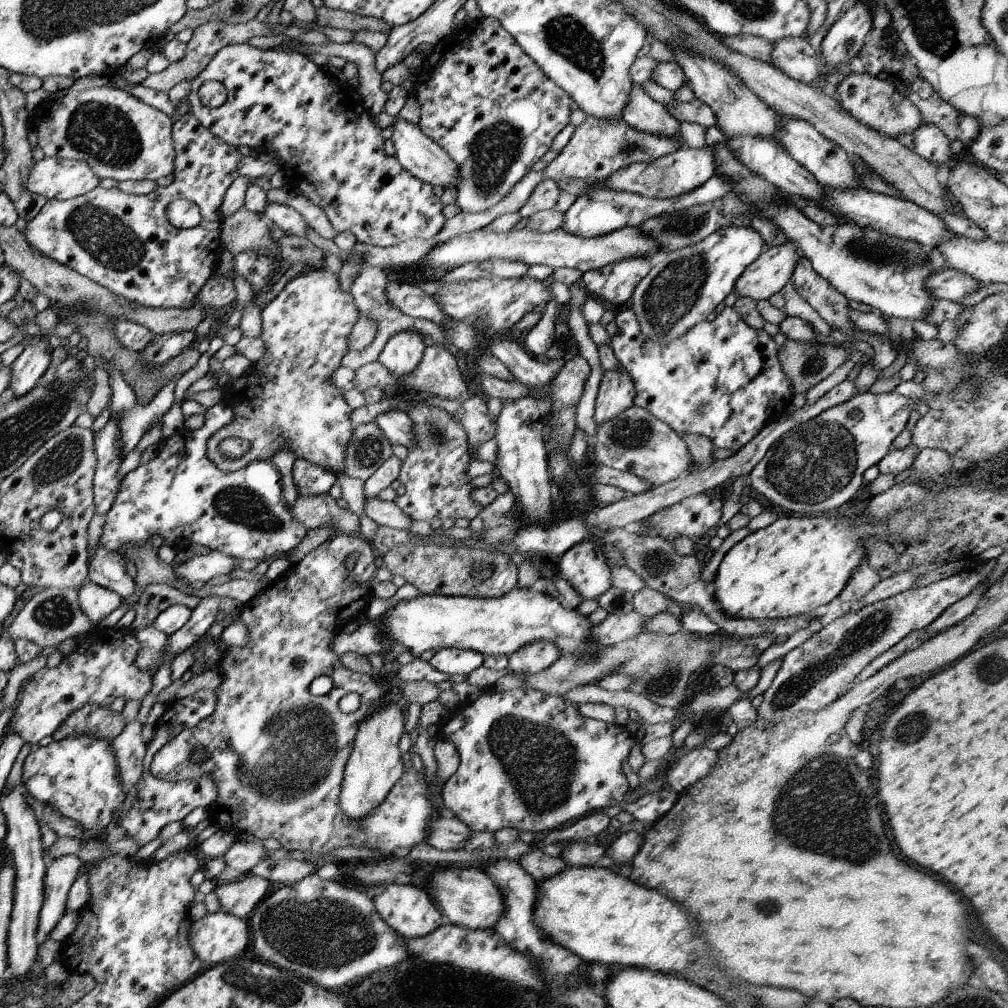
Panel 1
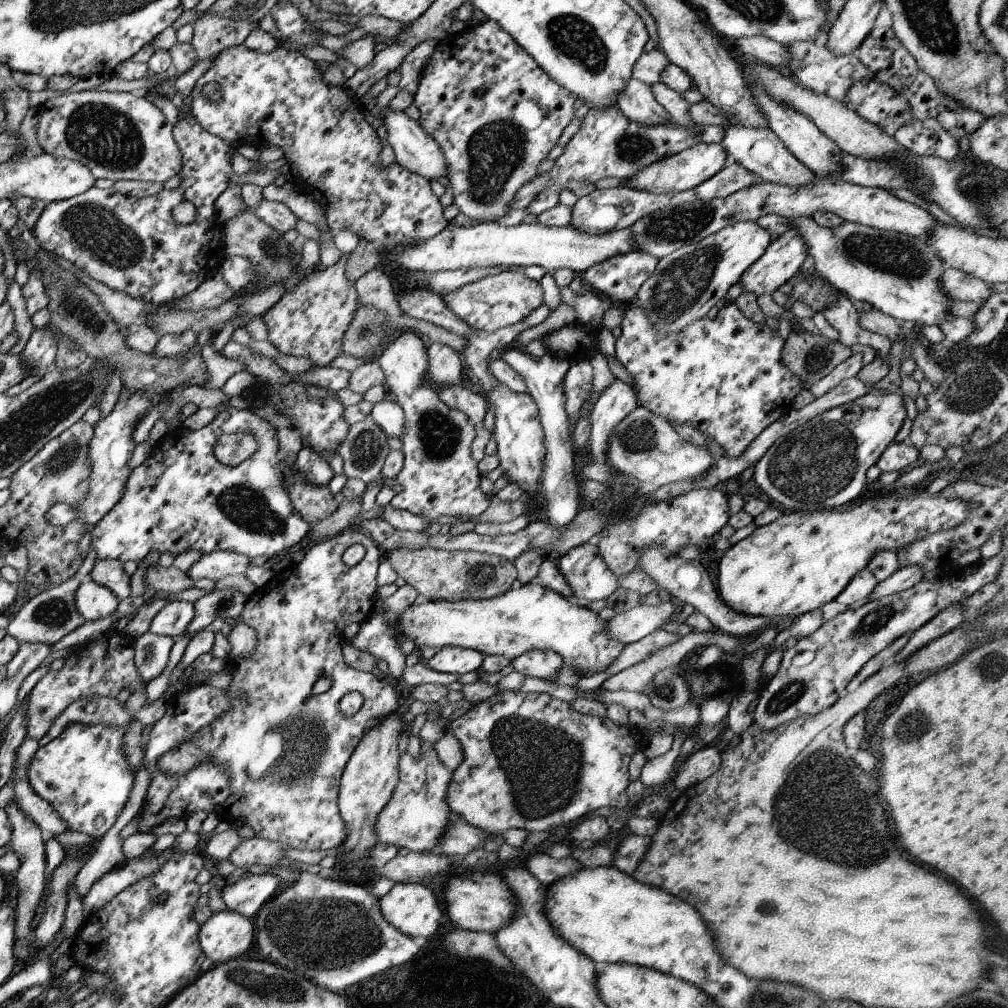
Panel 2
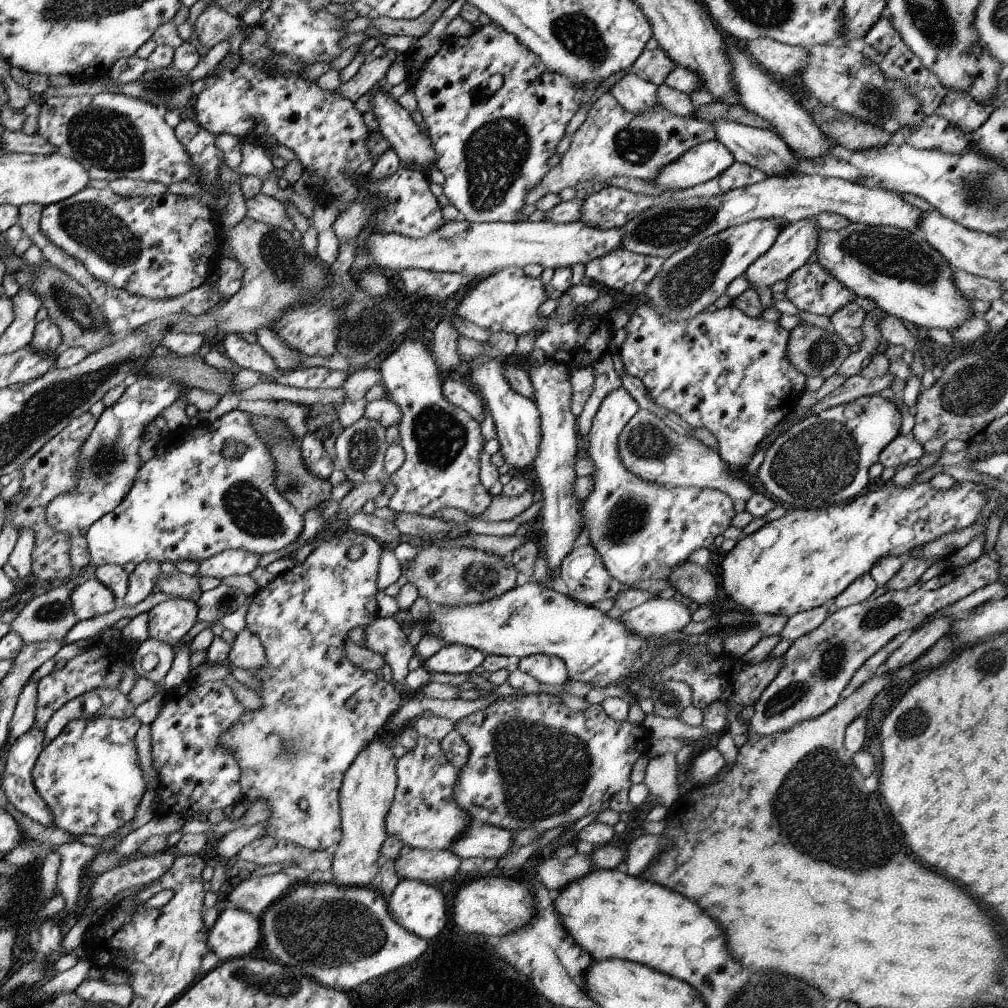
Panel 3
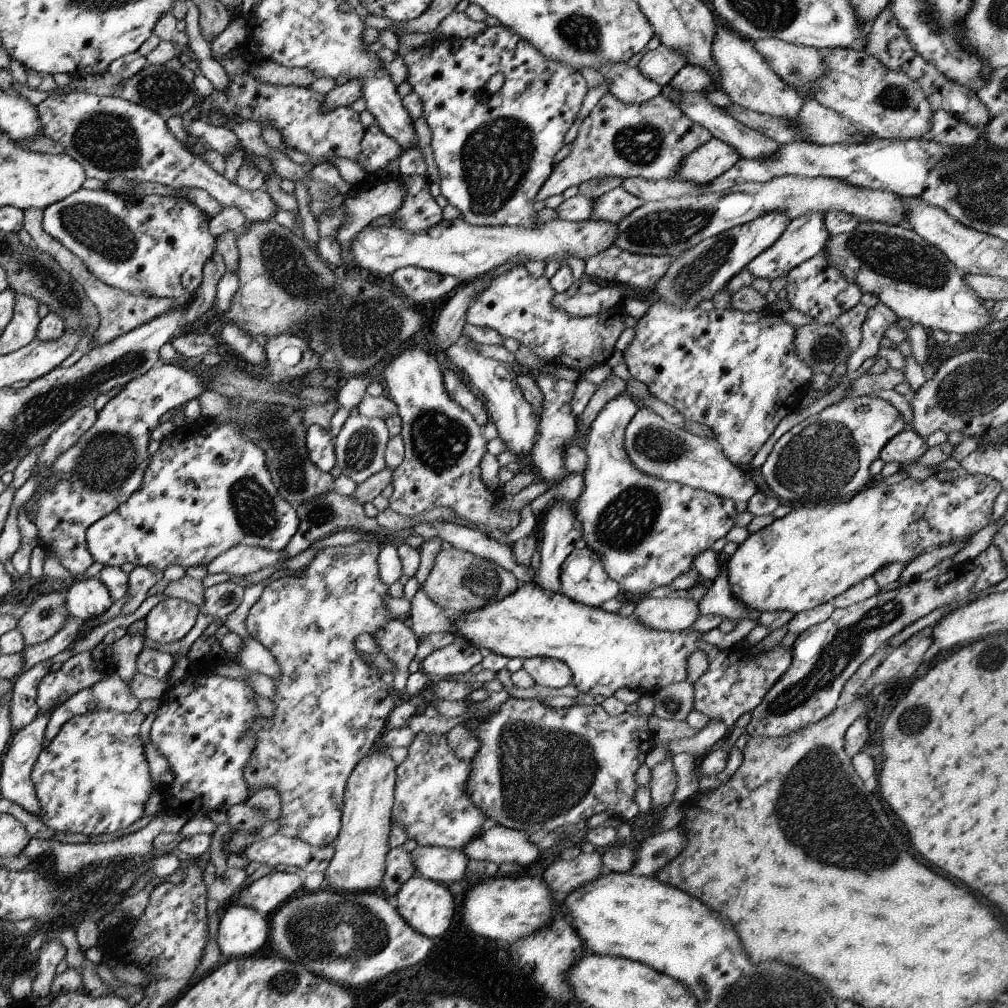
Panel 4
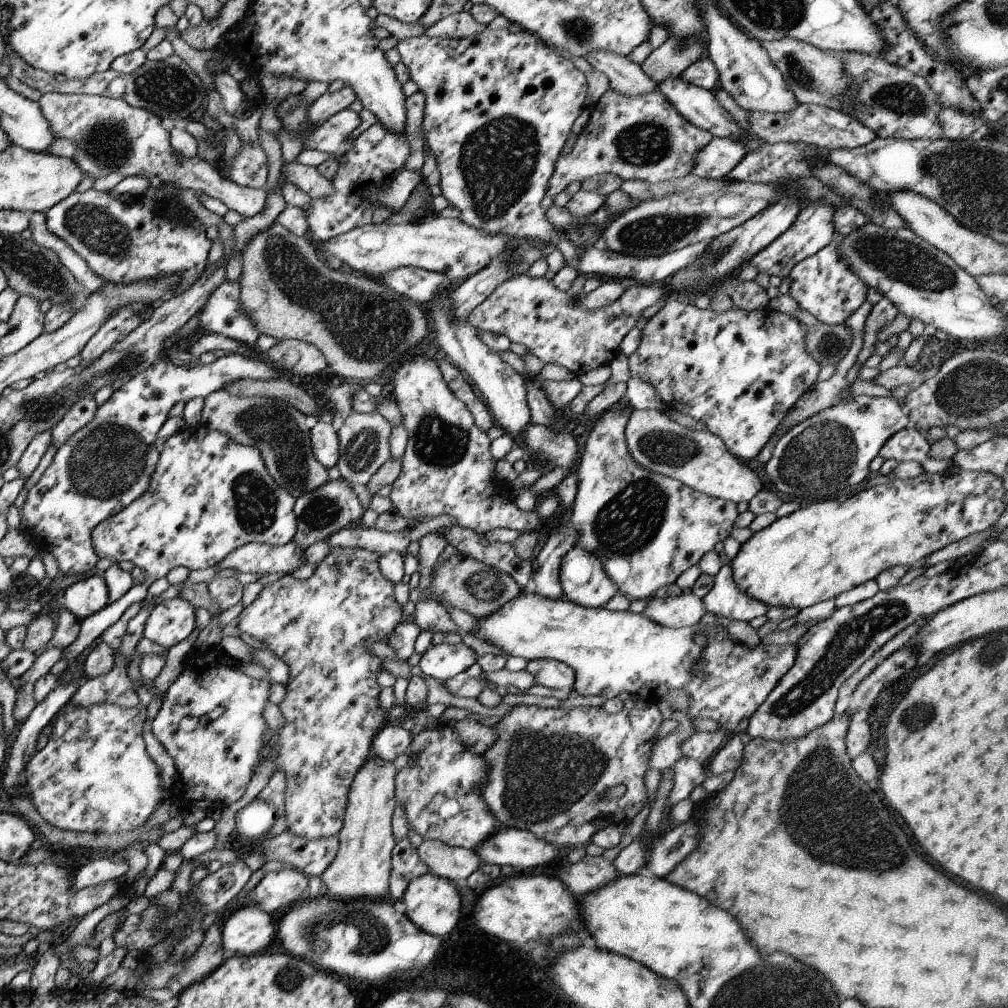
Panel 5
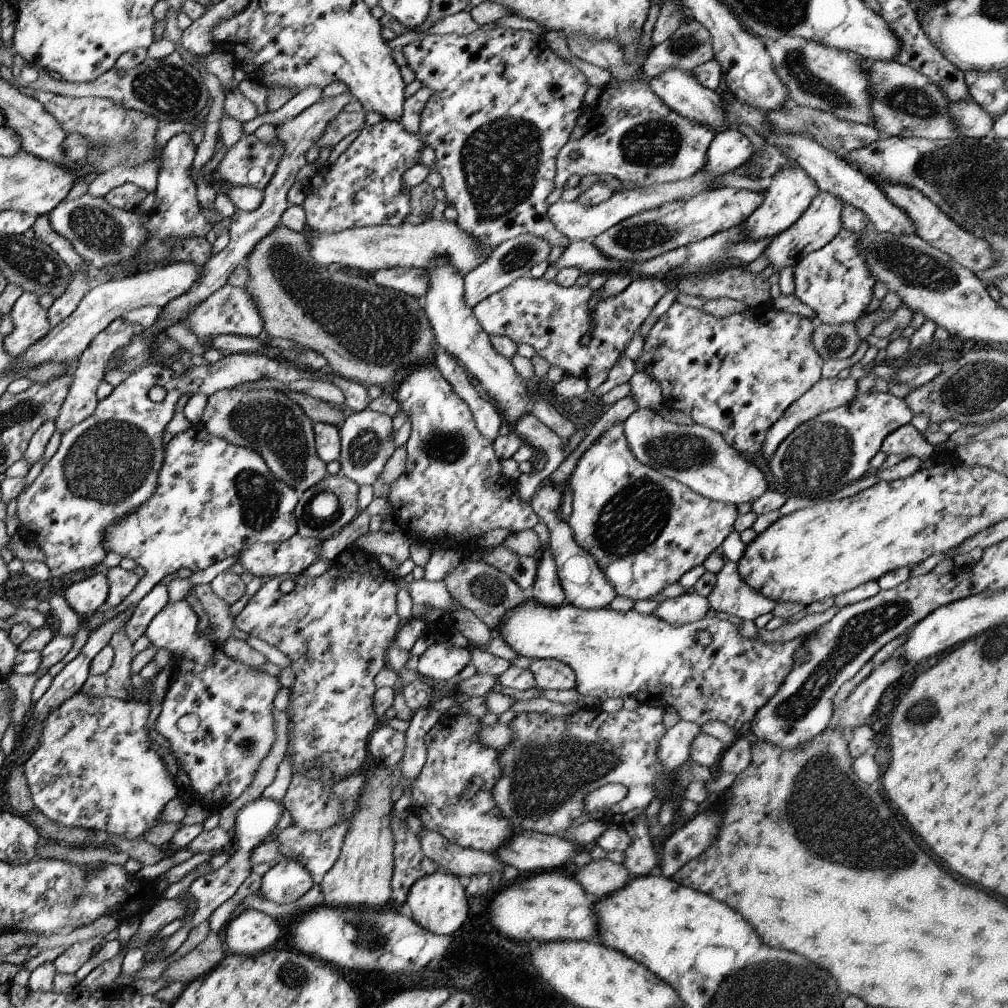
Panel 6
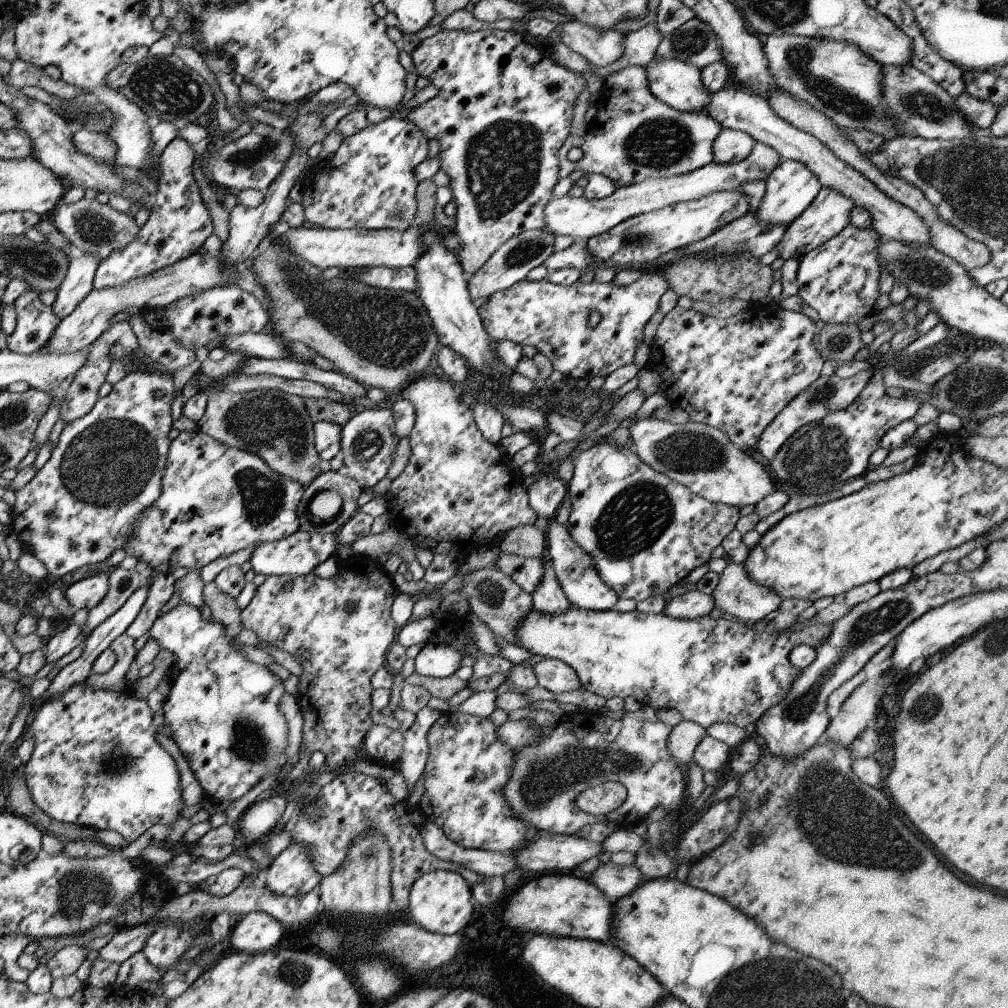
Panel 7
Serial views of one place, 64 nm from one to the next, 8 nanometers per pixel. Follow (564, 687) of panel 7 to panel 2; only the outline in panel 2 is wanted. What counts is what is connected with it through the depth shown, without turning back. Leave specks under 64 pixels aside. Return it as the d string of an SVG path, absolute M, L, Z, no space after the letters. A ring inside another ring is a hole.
M531 650L525 652L523 656L513 660L515 672L531 678L539 678L545 682L555 682L559 676L559 670L563 666L563 660L555 652L541 652L541 650Z

